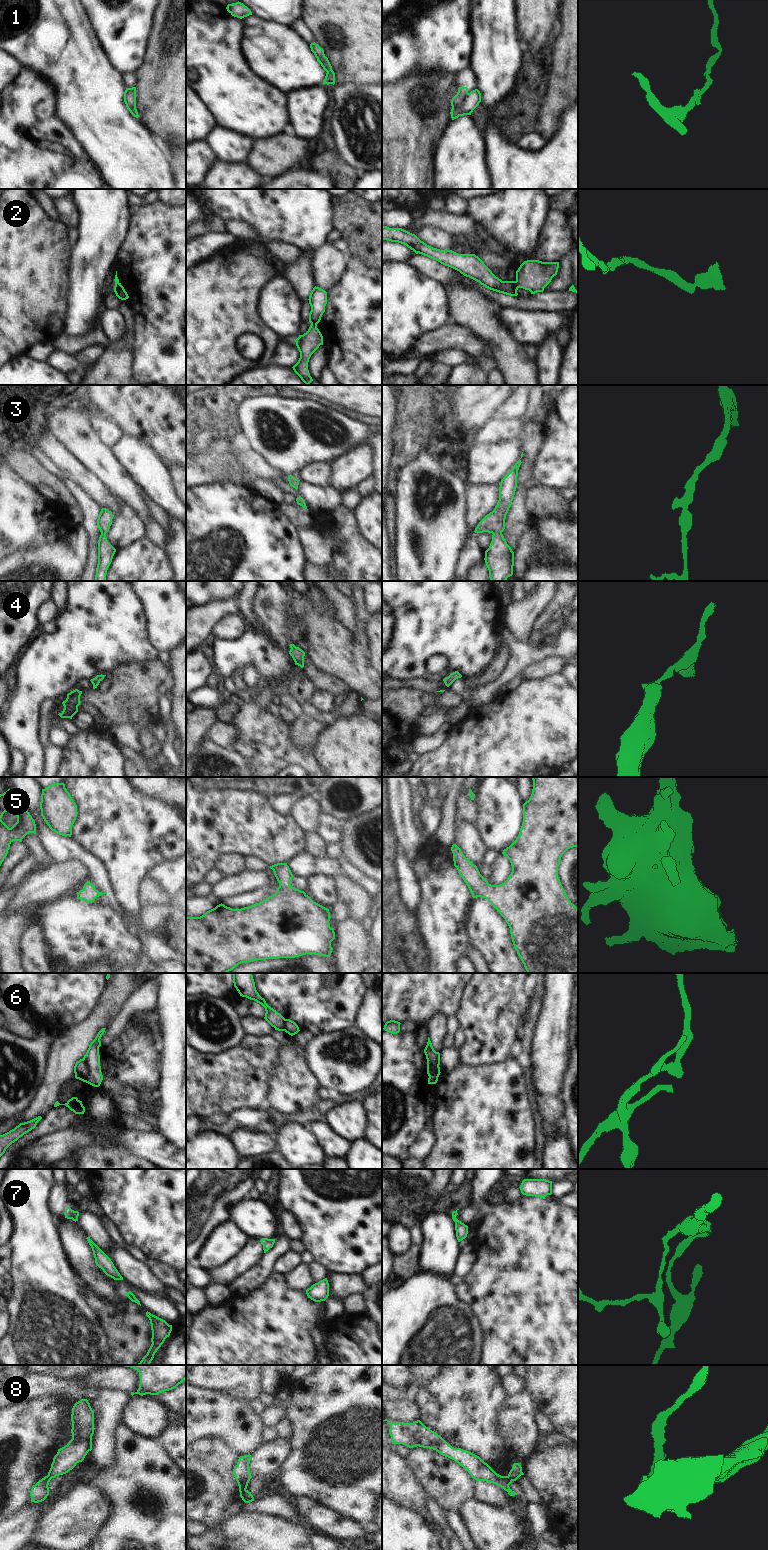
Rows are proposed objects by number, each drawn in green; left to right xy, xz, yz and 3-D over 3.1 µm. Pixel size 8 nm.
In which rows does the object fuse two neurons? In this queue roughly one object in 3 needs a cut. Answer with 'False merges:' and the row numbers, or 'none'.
False merges: 2, 6, 8

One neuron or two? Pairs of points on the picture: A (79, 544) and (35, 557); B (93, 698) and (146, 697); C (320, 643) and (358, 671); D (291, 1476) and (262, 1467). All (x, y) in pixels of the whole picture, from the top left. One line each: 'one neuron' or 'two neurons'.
A: one neuron
B: one neuron
C: one neuron
D: two neurons

